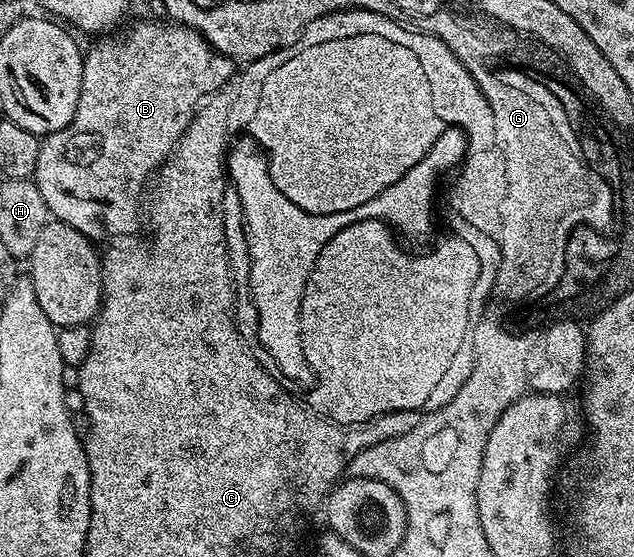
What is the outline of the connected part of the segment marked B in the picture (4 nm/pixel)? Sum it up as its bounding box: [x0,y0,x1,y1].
[33,21,237,241]

